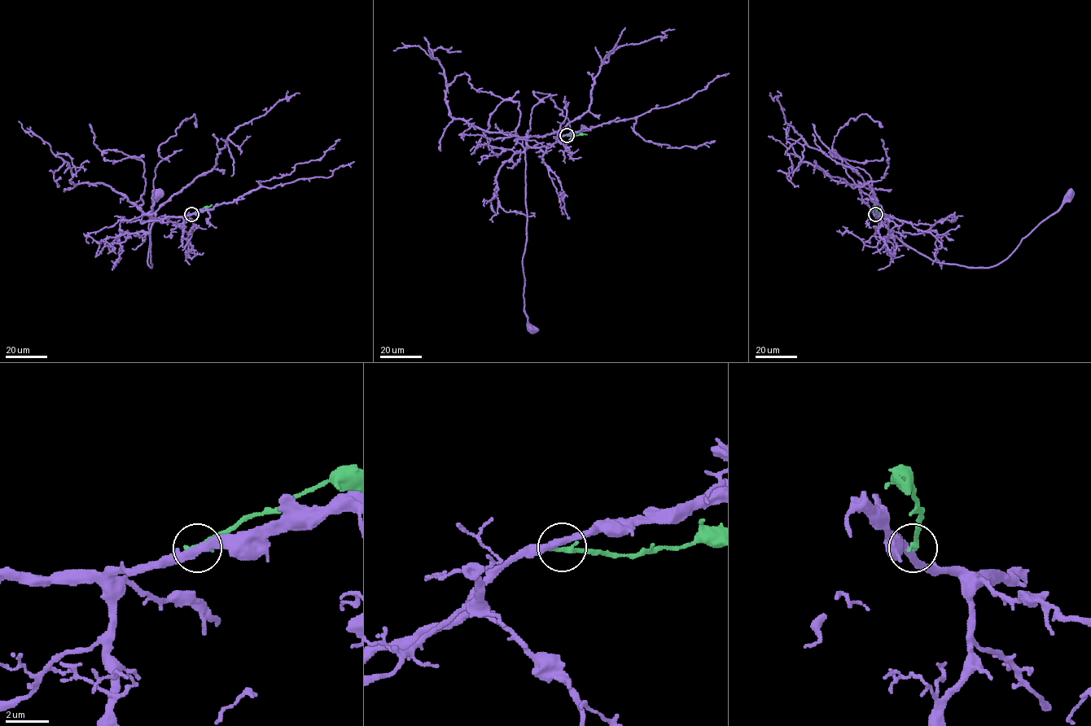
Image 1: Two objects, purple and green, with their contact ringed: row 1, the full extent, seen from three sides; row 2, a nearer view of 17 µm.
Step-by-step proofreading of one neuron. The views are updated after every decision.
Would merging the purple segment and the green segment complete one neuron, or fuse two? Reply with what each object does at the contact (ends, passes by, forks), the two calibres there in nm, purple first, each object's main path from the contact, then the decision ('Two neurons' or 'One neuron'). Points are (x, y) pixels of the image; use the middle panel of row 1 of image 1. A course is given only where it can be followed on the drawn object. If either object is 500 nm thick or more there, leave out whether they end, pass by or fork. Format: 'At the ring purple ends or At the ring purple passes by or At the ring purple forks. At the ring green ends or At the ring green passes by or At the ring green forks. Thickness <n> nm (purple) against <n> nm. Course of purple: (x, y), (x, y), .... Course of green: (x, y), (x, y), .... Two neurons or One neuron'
At the ring purple passes by. At the ring green ends. Thickness 340 nm (purple) against 280 nm. Course of purple: (567, 135), (546, 146), (527, 147), (524, 151), (527, 242), (523, 263), (523, 297), (524, 310), (532, 329). Course of green: (567, 135), (586, 134). Two neurons

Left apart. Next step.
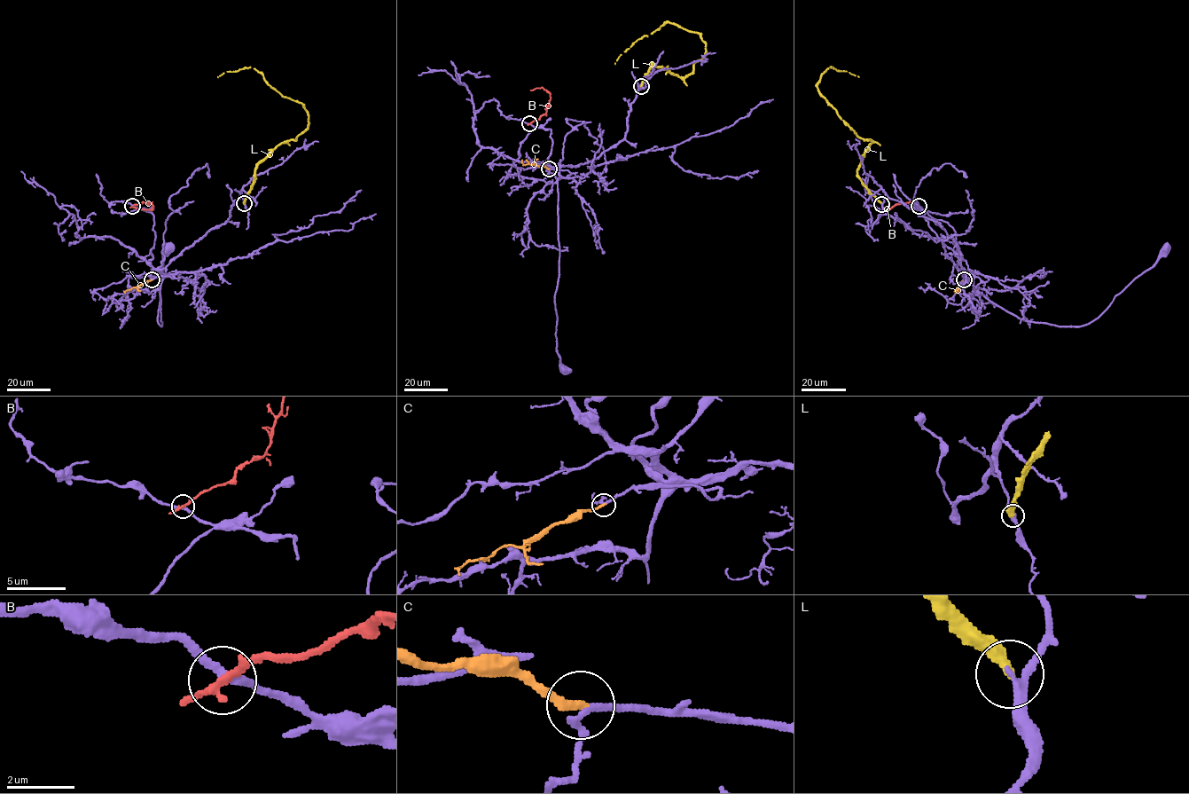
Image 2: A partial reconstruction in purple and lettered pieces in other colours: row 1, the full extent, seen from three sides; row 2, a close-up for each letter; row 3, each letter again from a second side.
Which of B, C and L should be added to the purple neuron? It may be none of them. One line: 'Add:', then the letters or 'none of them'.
Add: C

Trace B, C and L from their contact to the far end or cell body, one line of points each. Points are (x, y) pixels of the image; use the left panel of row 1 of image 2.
B: (133, 206), (142, 202), (153, 205), (149, 209), (133, 207)
C: (152, 279), (127, 289), (125, 293)
L: (245, 204), (254, 169), (307, 128), (308, 112), (254, 68), (217, 77)

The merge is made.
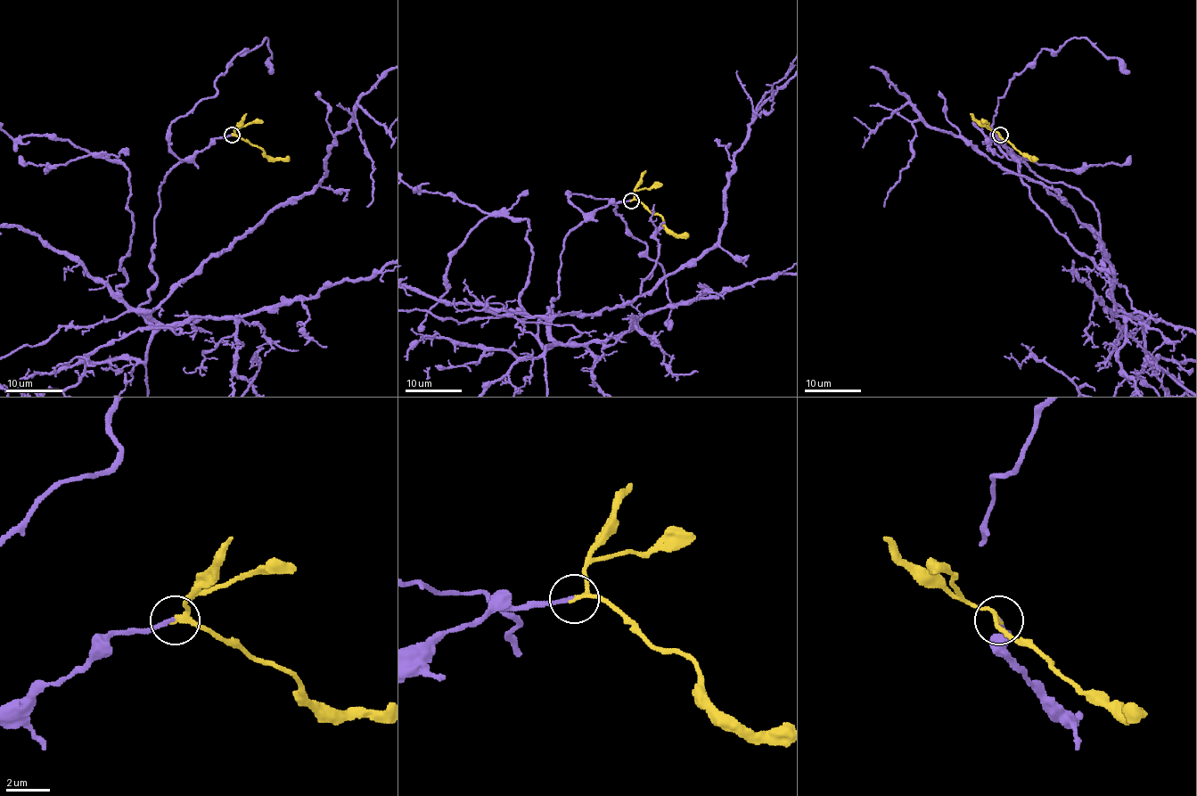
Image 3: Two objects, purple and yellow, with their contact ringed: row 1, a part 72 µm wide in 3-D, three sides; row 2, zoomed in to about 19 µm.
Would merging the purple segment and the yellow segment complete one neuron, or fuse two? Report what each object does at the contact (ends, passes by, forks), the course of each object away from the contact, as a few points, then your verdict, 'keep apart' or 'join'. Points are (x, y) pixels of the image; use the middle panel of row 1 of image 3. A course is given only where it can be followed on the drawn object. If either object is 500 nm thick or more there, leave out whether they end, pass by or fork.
purple ends there; yellow passes by; purple runs (630, 200), (565, 237), (555, 315), (538, 322), (538, 343), (553, 345); yellow runs (630, 200), (639, 200), (651, 213), (659, 214), (666, 226), (676, 235), (688, 233); join

